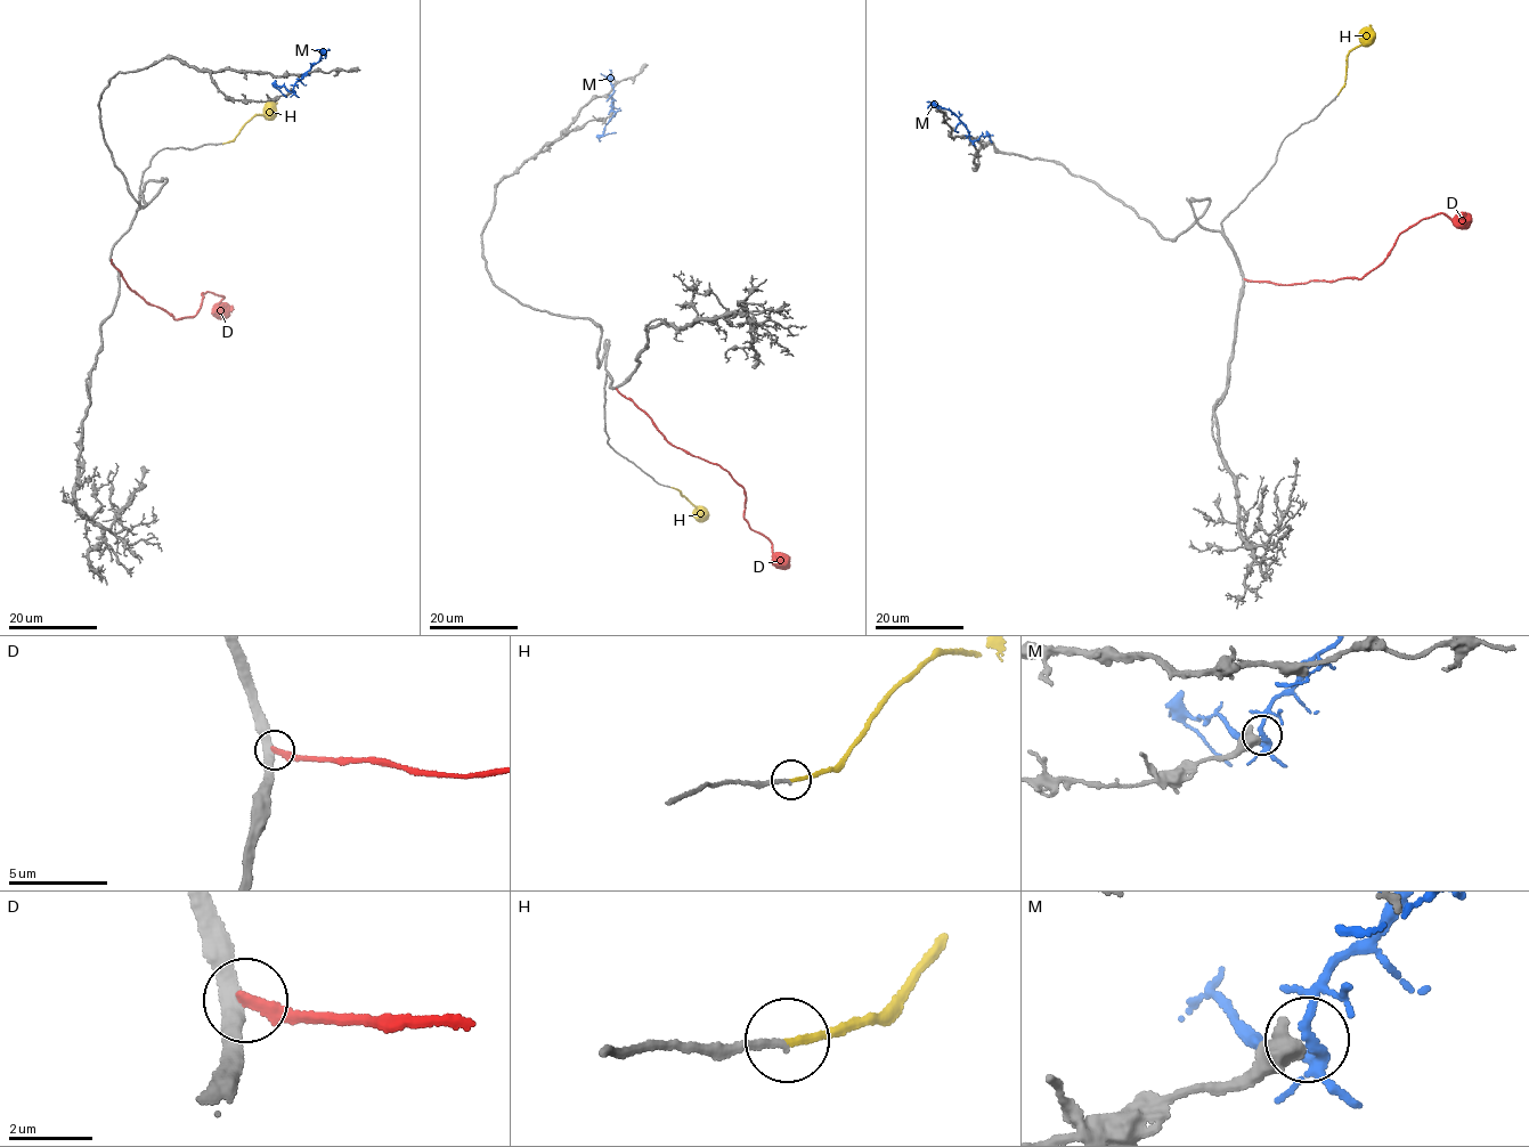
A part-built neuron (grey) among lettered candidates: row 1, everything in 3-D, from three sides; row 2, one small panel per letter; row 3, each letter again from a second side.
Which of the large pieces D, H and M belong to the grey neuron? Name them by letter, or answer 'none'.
H

